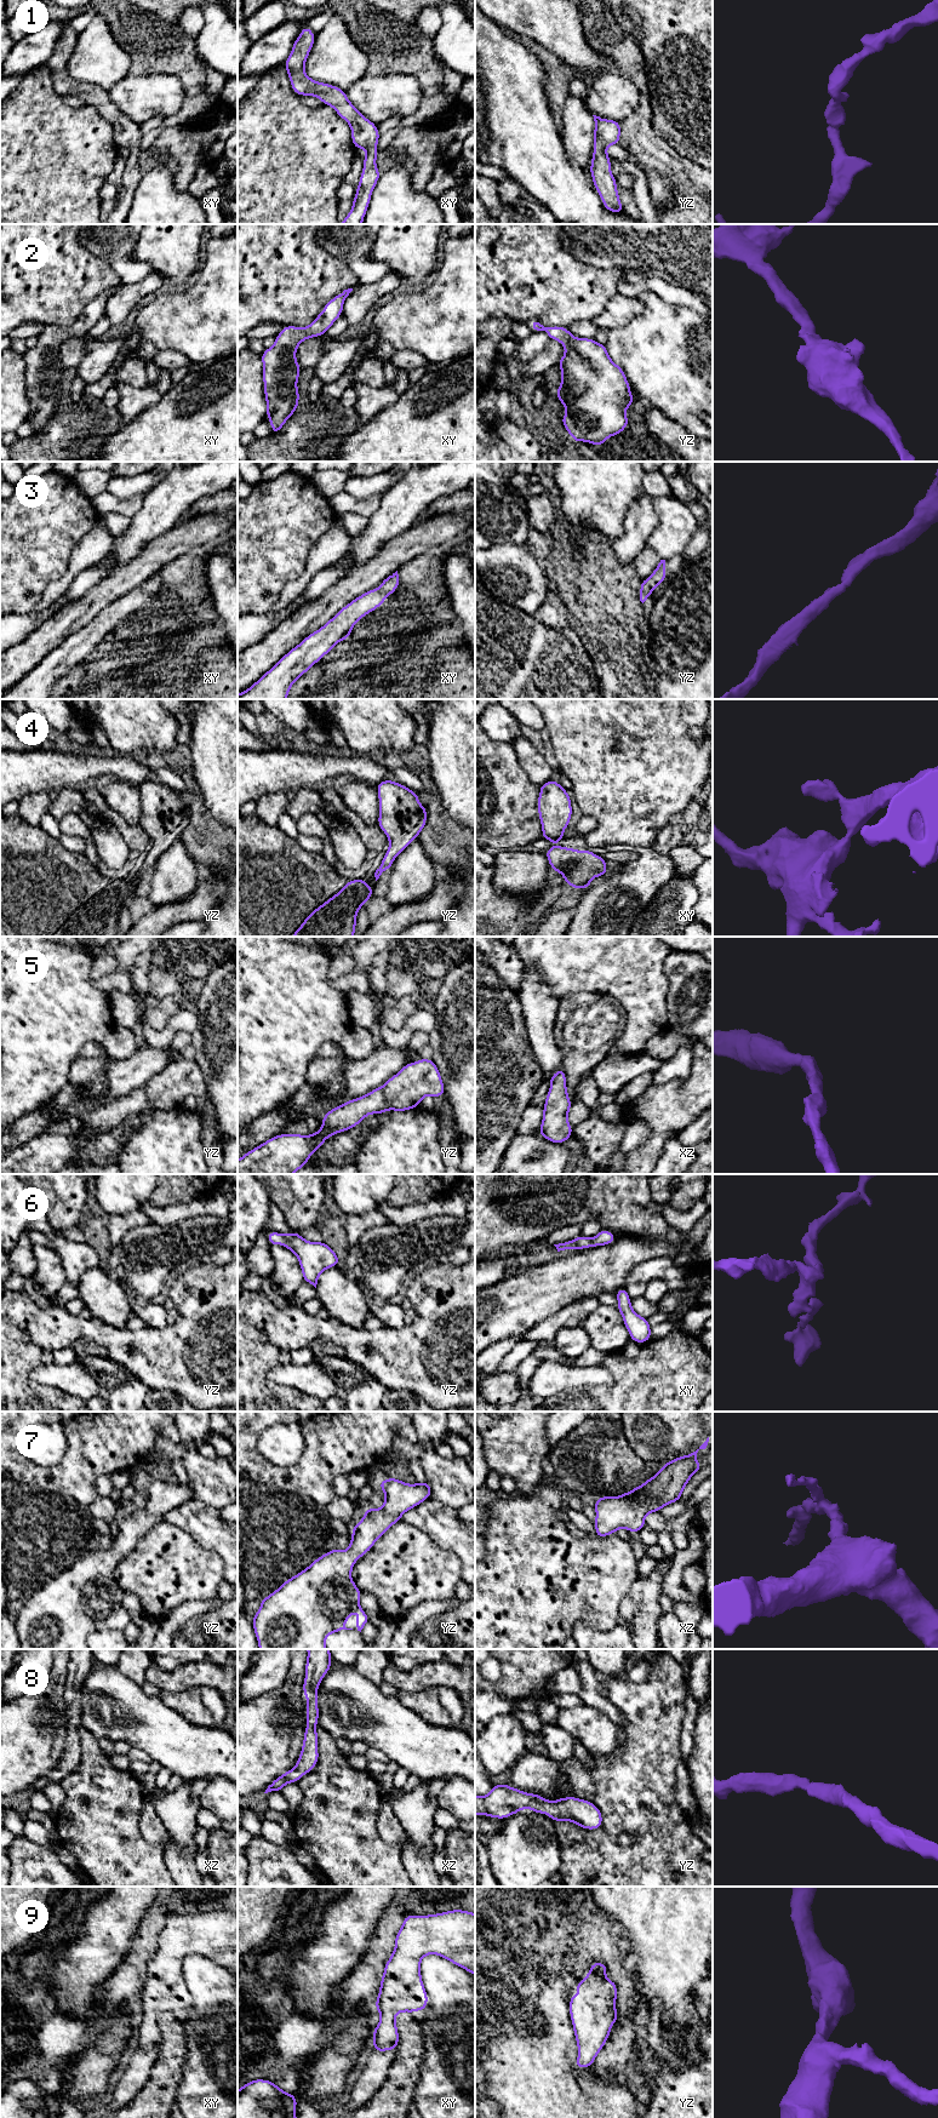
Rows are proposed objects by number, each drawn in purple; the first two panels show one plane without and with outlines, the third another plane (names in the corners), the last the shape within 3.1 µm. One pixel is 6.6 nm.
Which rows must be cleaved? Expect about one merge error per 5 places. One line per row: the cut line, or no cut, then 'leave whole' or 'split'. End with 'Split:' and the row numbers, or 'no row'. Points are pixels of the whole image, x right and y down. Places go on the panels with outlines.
1: no cut; leave whole
2: no cut; leave whole
3: no cut; leave whole
4: no cut; leave whole
5: no cut; leave whole
6: no cut; leave whole
7: no cut; leave whole
8: no cut; leave whole
9: no cut; leave whole
Split: no row

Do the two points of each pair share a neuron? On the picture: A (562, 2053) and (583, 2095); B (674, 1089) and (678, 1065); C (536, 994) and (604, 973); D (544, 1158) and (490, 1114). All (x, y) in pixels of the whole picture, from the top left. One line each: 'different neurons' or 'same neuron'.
A: same neuron
B: different neurons
C: different neurons
D: different neurons

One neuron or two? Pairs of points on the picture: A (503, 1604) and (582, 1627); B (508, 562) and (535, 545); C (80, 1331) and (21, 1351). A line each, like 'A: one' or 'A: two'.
A: two
B: two
C: two

